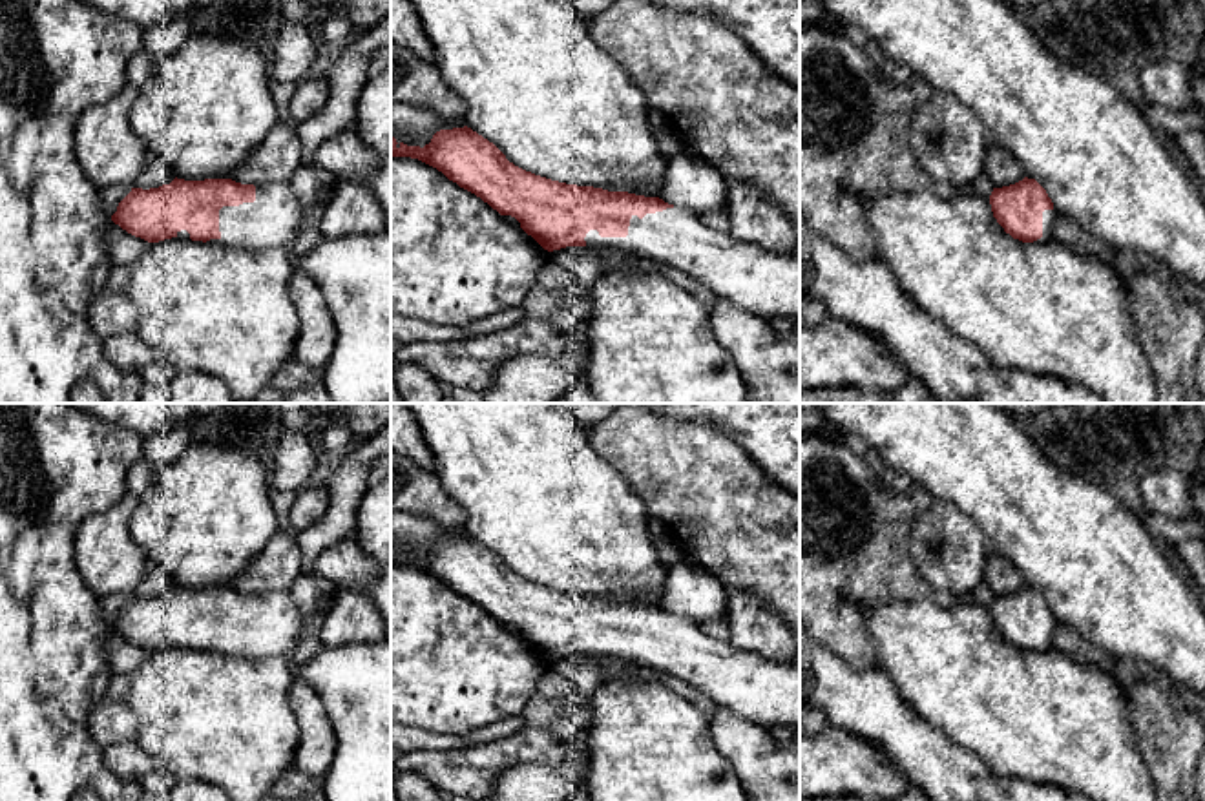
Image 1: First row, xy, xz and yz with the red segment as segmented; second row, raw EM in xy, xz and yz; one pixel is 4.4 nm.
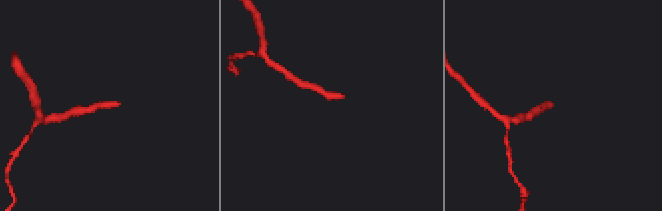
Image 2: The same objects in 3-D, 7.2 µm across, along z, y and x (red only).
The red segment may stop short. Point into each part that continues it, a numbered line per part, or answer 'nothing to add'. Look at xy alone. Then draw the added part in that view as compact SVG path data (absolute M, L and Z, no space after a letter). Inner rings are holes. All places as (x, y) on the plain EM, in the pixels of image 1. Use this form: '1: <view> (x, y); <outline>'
1: xy (274, 626); M268 591L256 595L256 609L243 611L239 615L223 615L219 619L219 648L210 648L210 651L219 651L230 657L259 659L270 655L290 657L299 637L303 633L303 617L288 591Z

